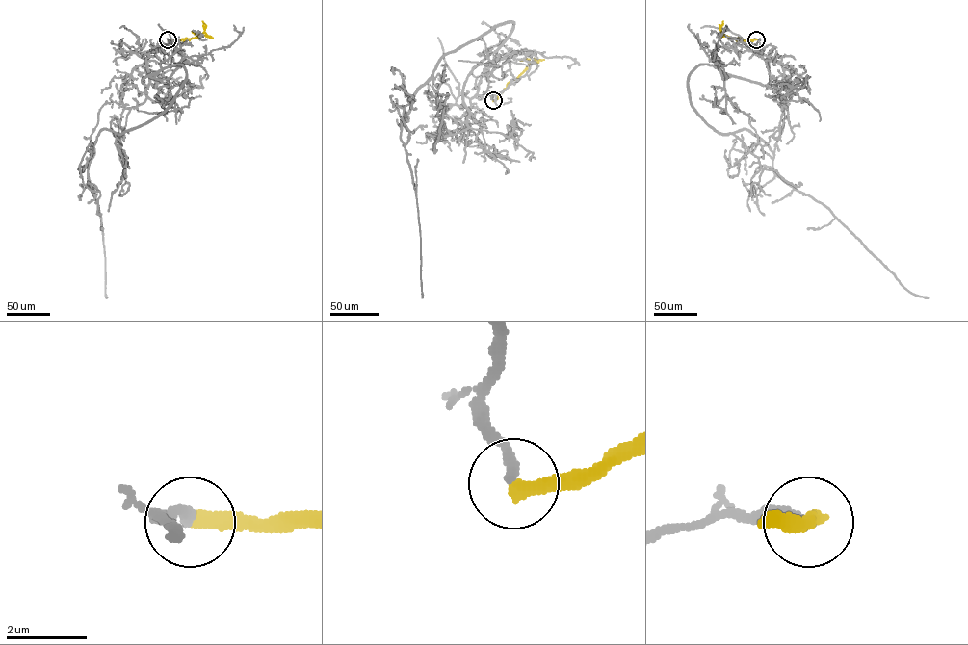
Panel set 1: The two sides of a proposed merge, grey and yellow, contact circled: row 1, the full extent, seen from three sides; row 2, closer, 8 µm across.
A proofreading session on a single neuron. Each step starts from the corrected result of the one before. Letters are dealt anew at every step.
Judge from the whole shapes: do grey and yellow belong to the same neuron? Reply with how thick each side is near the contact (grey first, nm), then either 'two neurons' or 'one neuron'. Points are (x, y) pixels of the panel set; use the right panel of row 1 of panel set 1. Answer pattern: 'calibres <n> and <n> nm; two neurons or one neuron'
calibres 280 and 360 nm; two neurons

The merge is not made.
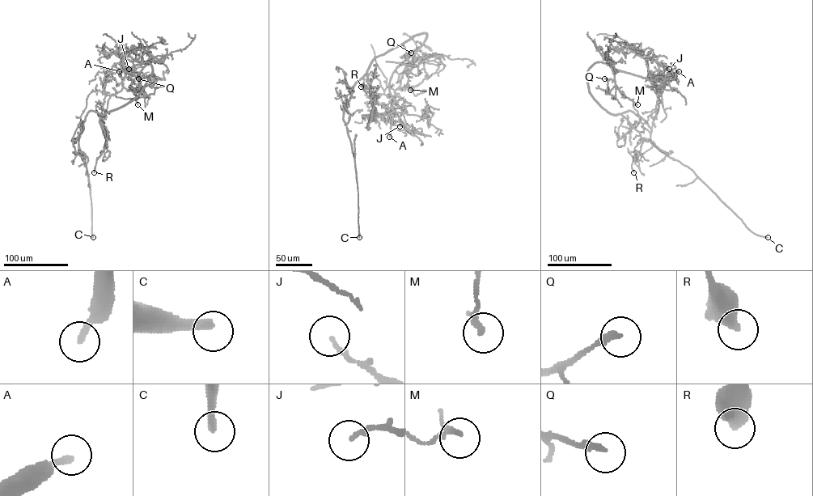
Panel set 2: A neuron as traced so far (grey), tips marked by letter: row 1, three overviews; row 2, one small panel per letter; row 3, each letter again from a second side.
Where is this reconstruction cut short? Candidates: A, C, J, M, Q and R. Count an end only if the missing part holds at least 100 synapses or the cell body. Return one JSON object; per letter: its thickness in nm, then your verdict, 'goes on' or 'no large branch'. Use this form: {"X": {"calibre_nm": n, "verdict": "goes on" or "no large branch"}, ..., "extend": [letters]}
{"A": {"calibre_nm": 240, "verdict": "goes on"}, "C": {"calibre_nm": 320, "verdict": "goes on"}, "J": {"calibre_nm": 160, "verdict": "no large branch"}, "M": {"calibre_nm": 140, "verdict": "no large branch"}, "Q": {"calibre_nm": 260, "verdict": "no large branch"}, "R": {"calibre_nm": 550, "verdict": "no large branch"}, "extend": ["A", "C"]}

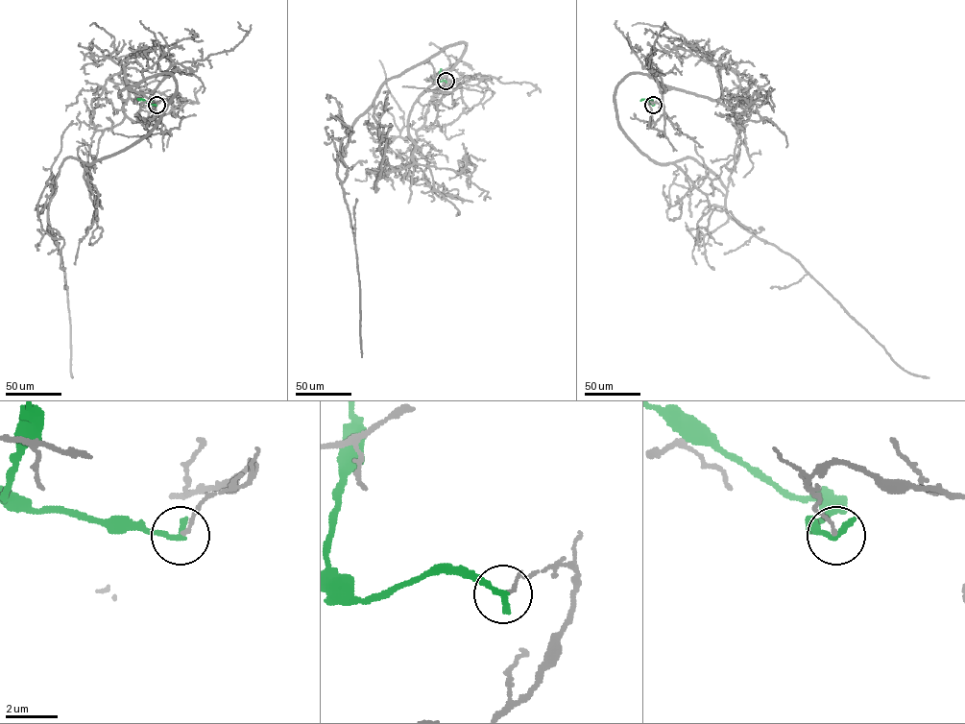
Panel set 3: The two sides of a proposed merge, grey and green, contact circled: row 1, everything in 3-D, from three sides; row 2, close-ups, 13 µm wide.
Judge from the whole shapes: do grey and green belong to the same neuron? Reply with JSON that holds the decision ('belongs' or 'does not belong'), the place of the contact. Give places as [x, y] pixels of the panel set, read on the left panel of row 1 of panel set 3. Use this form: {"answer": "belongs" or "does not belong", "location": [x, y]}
{"answer": "does not belong", "location": [156, 105]}

